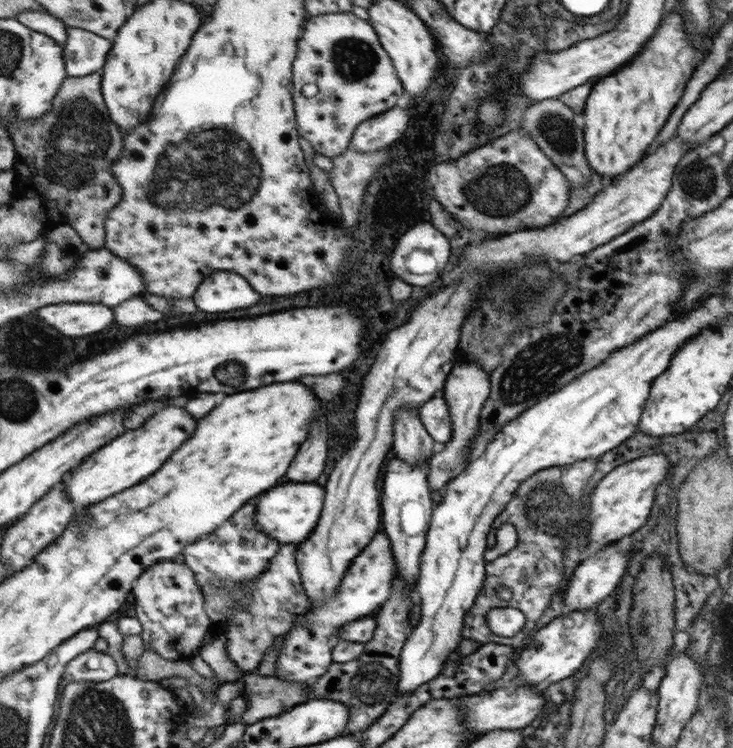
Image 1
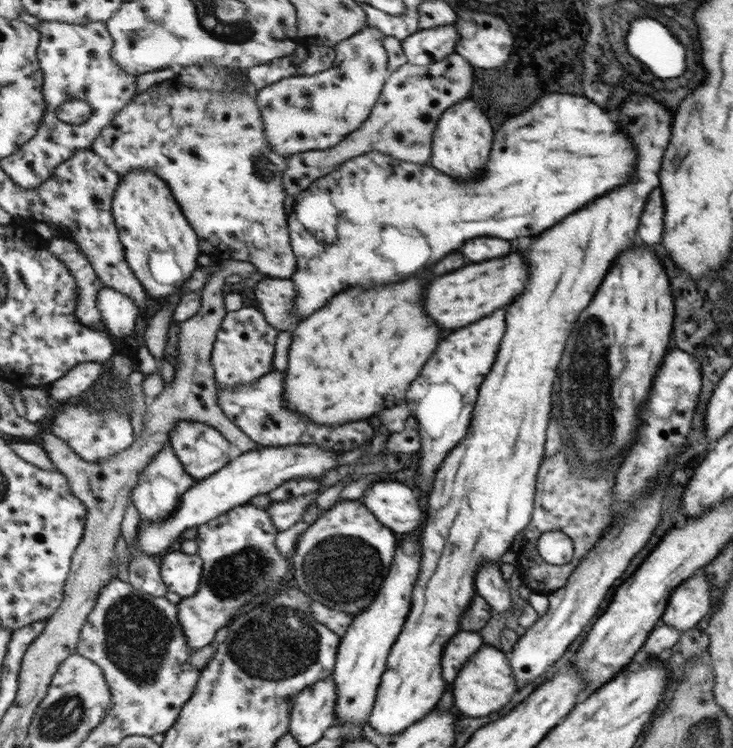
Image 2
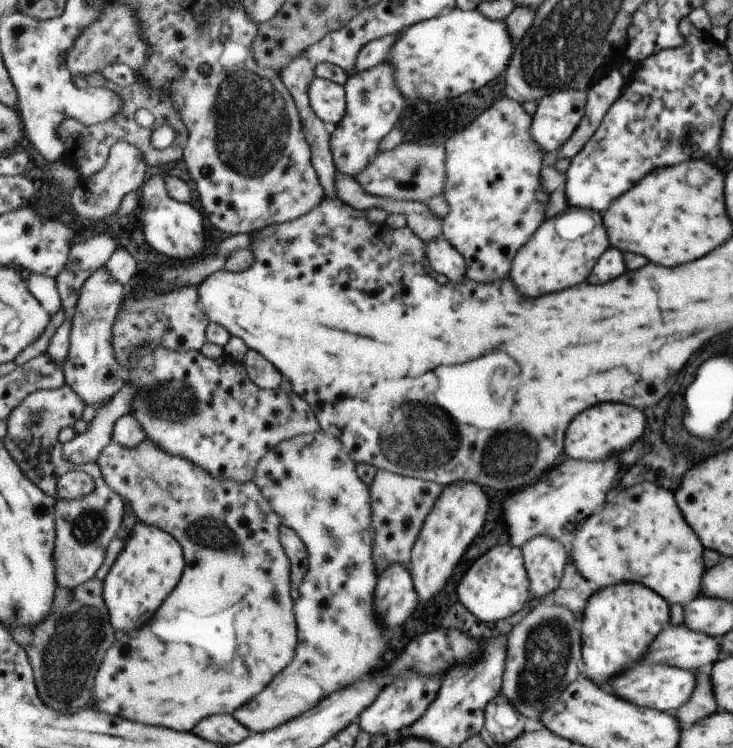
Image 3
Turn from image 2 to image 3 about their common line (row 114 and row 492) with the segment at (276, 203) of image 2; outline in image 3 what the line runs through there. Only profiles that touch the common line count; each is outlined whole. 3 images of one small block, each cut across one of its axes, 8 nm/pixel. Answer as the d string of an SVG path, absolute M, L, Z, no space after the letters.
M149 437L136 447L126 447L112 442L100 454L97 463L102 470L105 482L127 500L138 521L160 526L163 530L169 531L169 534L172 534L177 539L177 542L181 543L184 548L185 570L180 584L168 596L168 600L160 606L151 622L129 632L121 631L117 633L116 641L108 650L96 676L94 707L113 716L123 716L127 720L139 720L143 724L167 726L167 728L185 730L185 732L189 732L197 724L197 720L201 720L205 716L211 716L211 714L233 714L239 706L243 706L247 700L251 700L253 695L263 691L264 686L272 679L272 676L283 669L292 659L295 644L297 644L295 620L293 620L293 612L291 612L293 600L289 597L289 590L291 589L289 582L290 562L278 539L278 514L272 509L268 499L264 497L259 487L252 480L238 483L233 479L214 477L201 467L189 462L186 458L178 457L162 449Z

